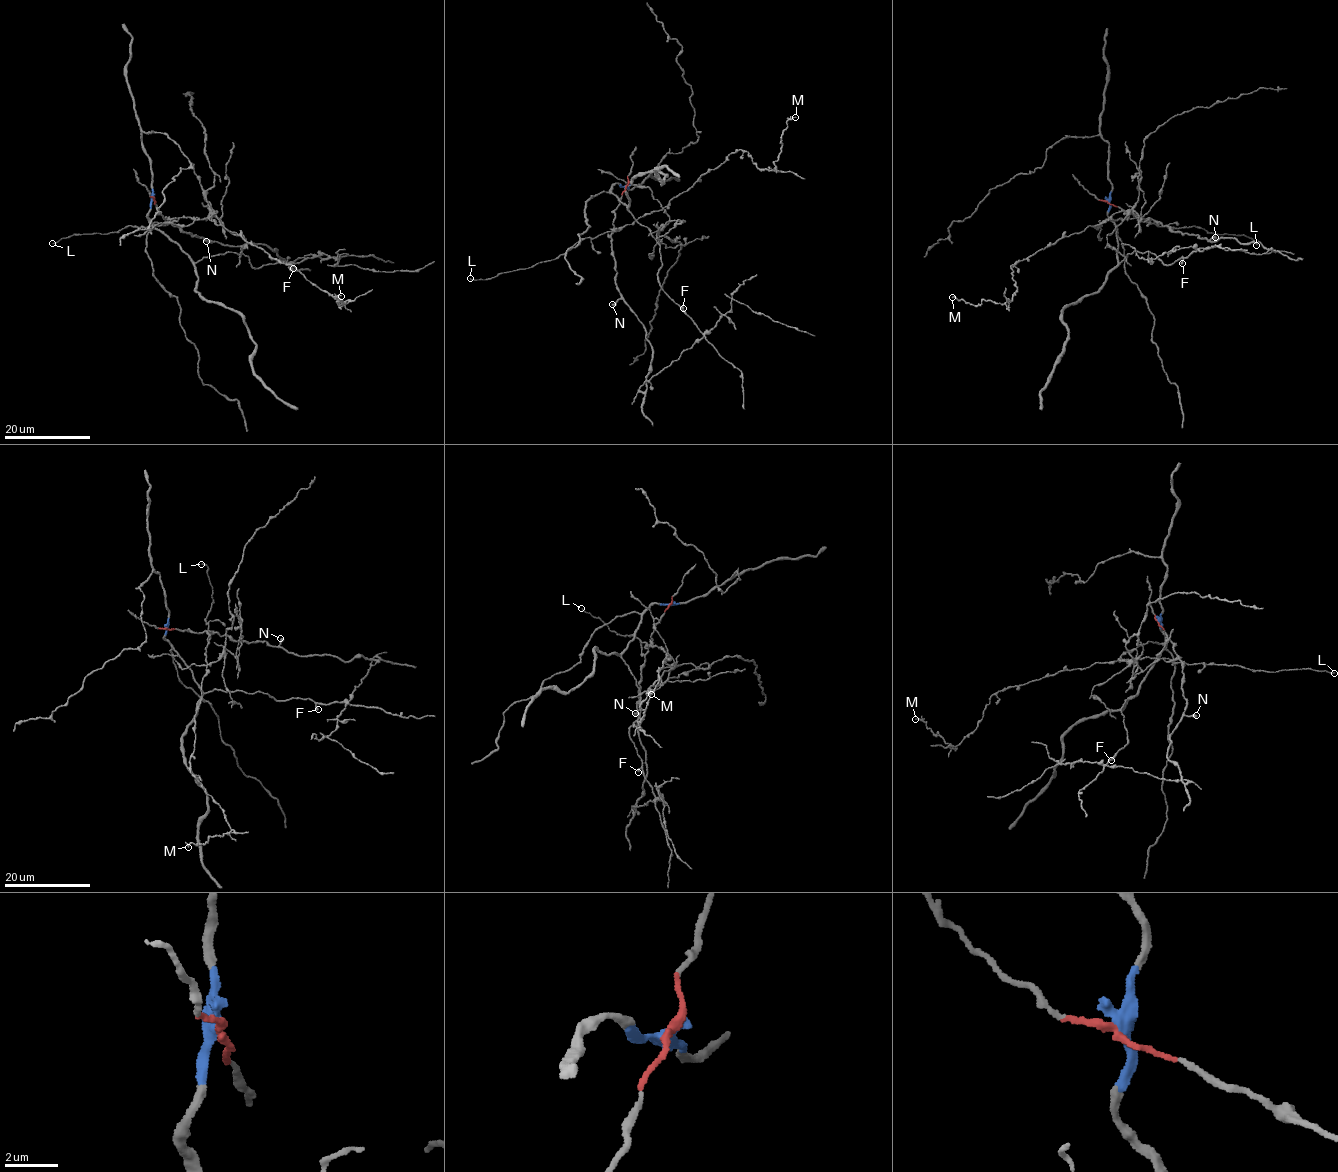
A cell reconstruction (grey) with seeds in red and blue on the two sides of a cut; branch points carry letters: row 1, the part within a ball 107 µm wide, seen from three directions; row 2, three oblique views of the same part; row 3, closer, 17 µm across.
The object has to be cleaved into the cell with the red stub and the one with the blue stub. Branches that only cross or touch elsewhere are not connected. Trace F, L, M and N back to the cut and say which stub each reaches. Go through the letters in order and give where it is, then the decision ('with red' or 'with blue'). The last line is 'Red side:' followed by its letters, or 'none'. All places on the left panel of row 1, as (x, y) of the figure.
F: at (293, 268); with blue
L: at (52, 243); with red
M: at (341, 296); with red
N: at (206, 241); with red
Red side: L, M, N

